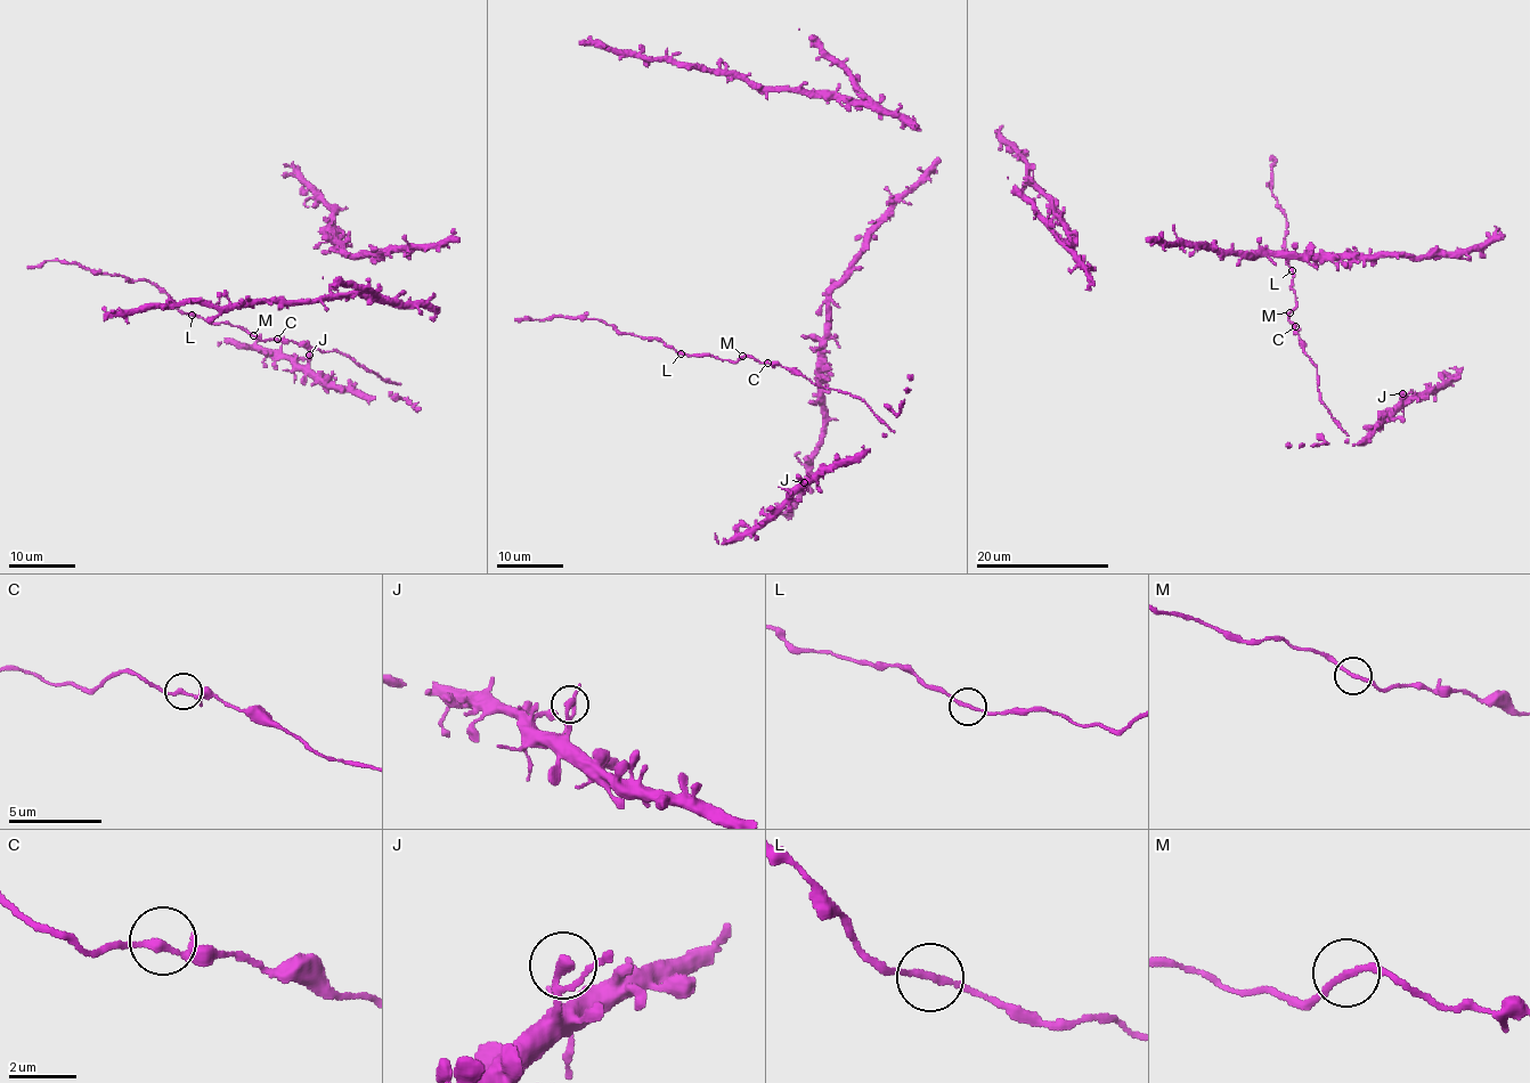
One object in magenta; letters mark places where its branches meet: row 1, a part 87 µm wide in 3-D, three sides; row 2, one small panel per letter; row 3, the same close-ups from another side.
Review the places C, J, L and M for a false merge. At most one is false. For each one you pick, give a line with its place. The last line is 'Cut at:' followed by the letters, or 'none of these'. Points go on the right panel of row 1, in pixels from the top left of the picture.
Cut at: none of these

